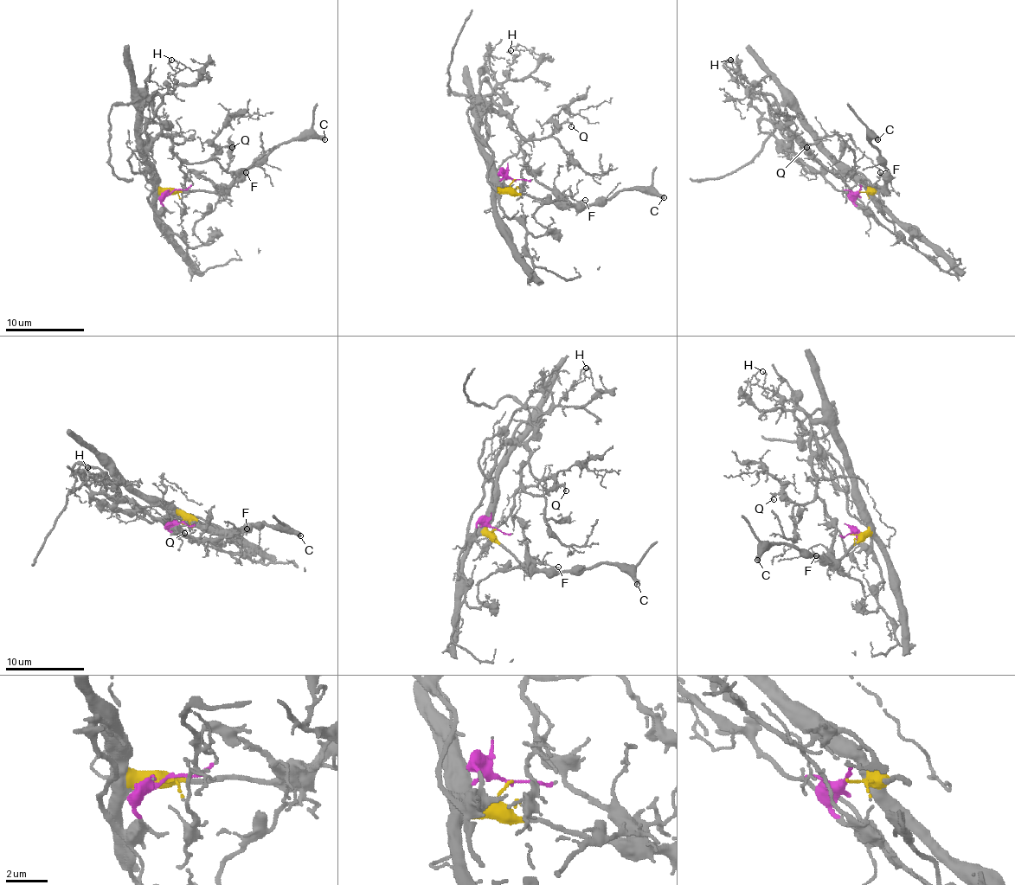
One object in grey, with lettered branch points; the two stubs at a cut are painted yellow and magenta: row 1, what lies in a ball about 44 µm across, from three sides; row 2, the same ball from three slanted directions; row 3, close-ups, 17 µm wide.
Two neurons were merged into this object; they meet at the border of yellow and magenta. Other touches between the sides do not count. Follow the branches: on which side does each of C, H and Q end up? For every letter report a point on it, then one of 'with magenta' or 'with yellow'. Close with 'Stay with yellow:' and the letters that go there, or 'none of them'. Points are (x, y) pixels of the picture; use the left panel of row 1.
C: (324, 139) | with yellow
H: (171, 60) | with magenta
Q: (232, 147) | with magenta
Stay with yellow: C

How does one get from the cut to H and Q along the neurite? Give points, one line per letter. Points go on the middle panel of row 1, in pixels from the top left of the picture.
H: (512, 180), (502, 174), (496, 188), (488, 180), (492, 158), (485, 99), (500, 86), (514, 61), (510, 49)
Q: (512, 180), (502, 174), (496, 188), (488, 180), (486, 112), (506, 114), (529, 138), (571, 126)

